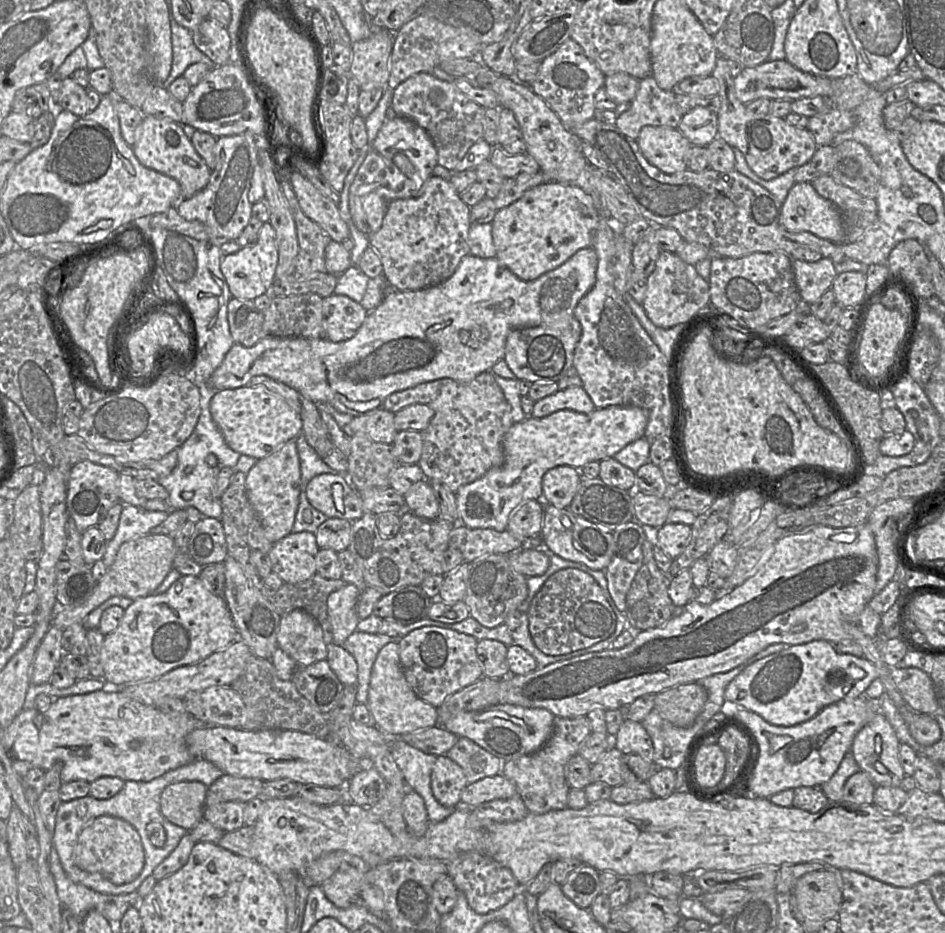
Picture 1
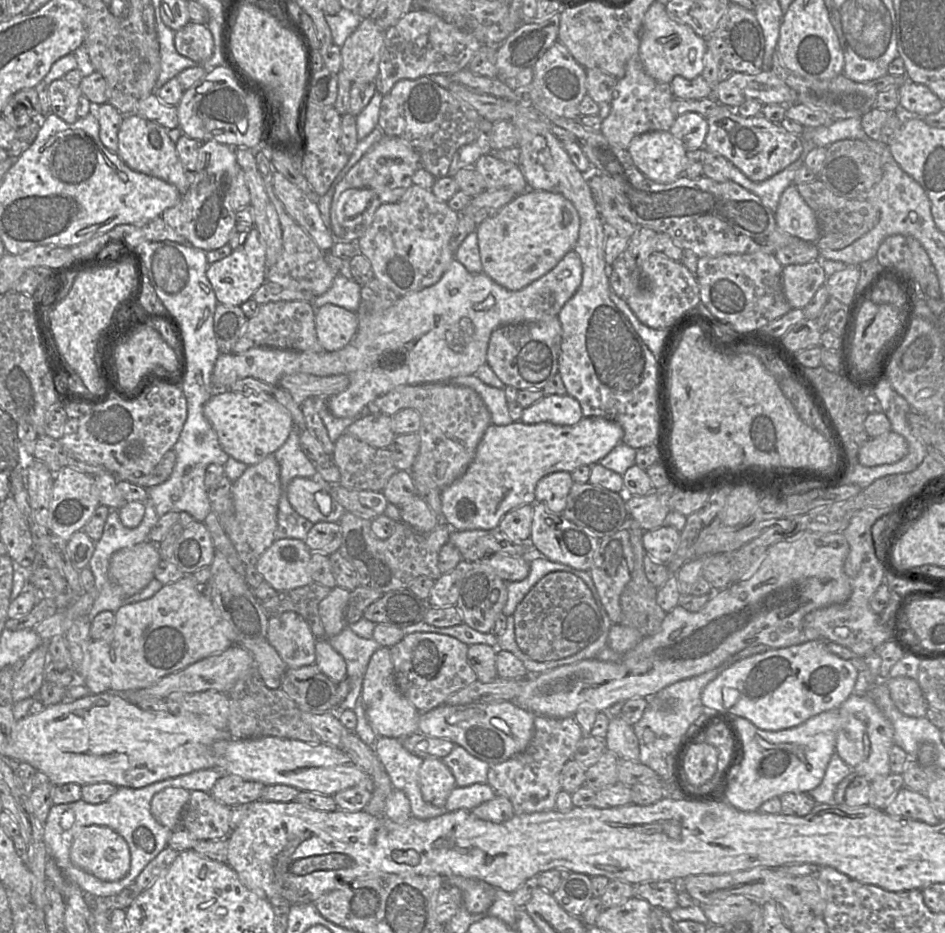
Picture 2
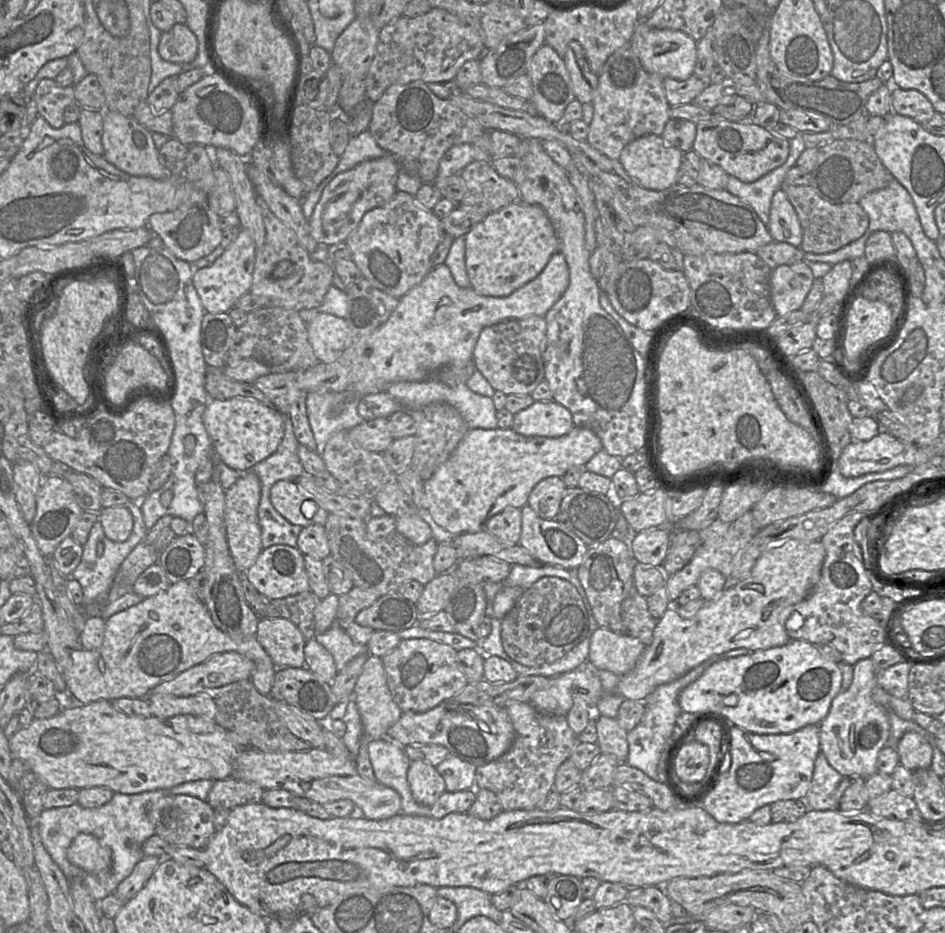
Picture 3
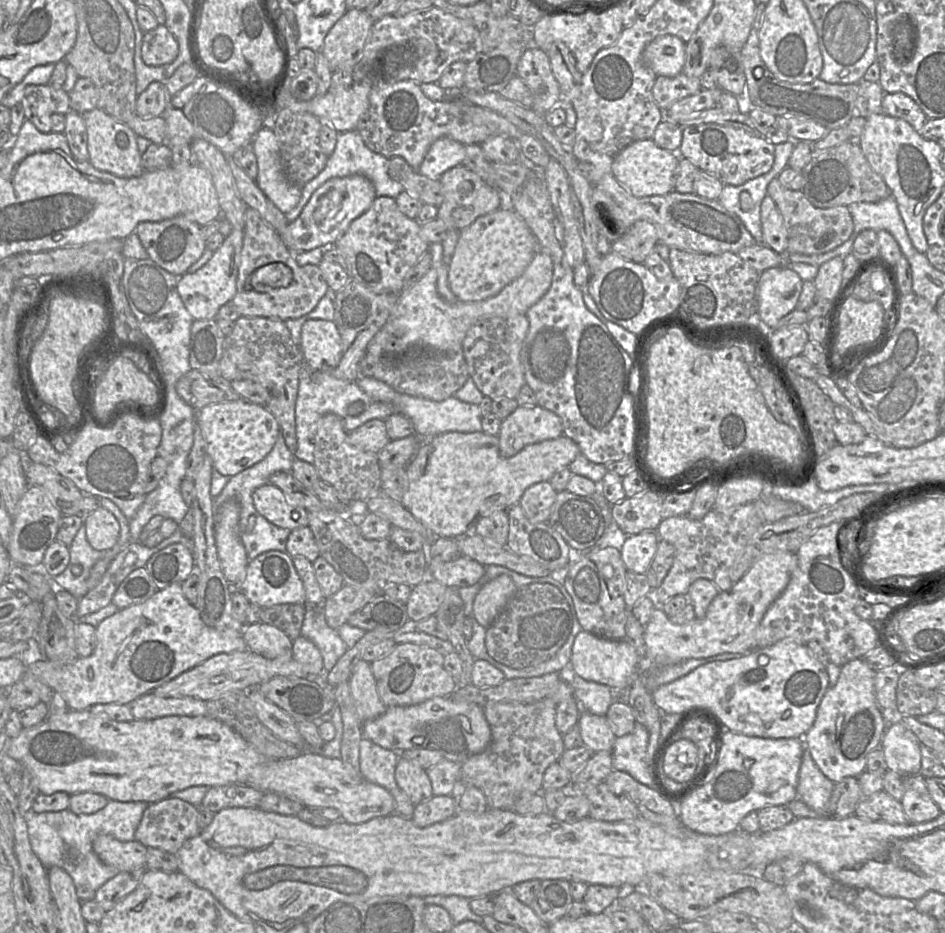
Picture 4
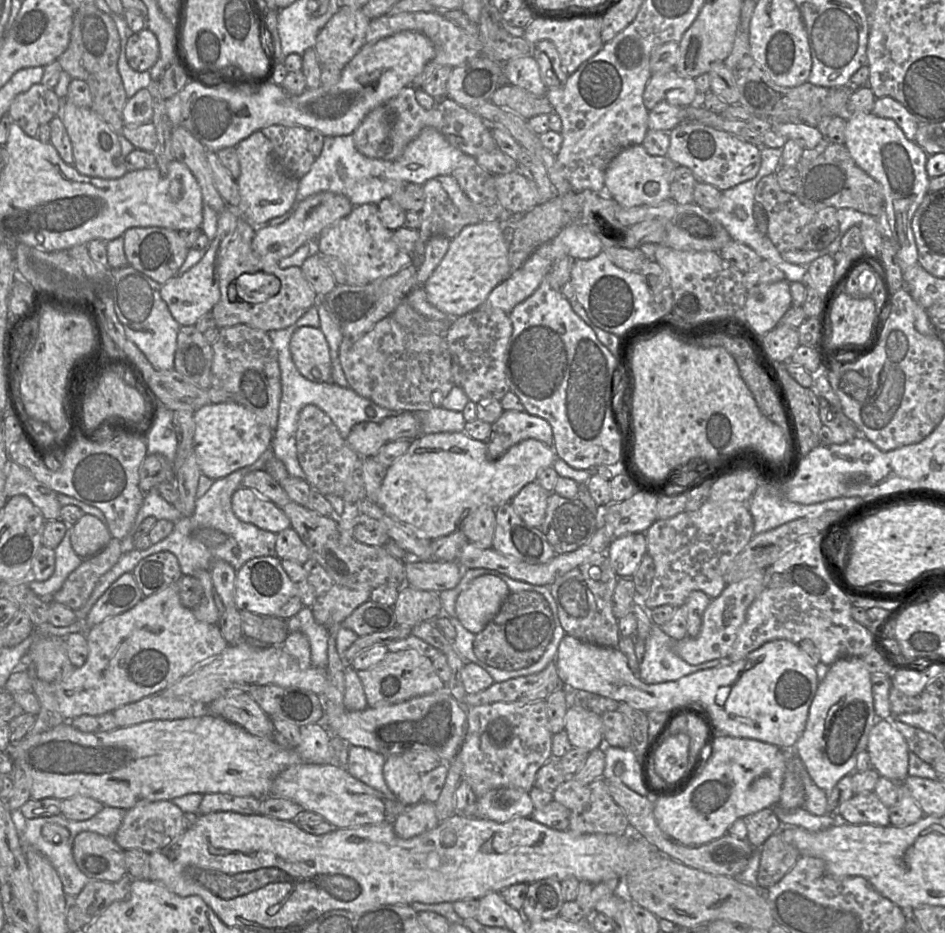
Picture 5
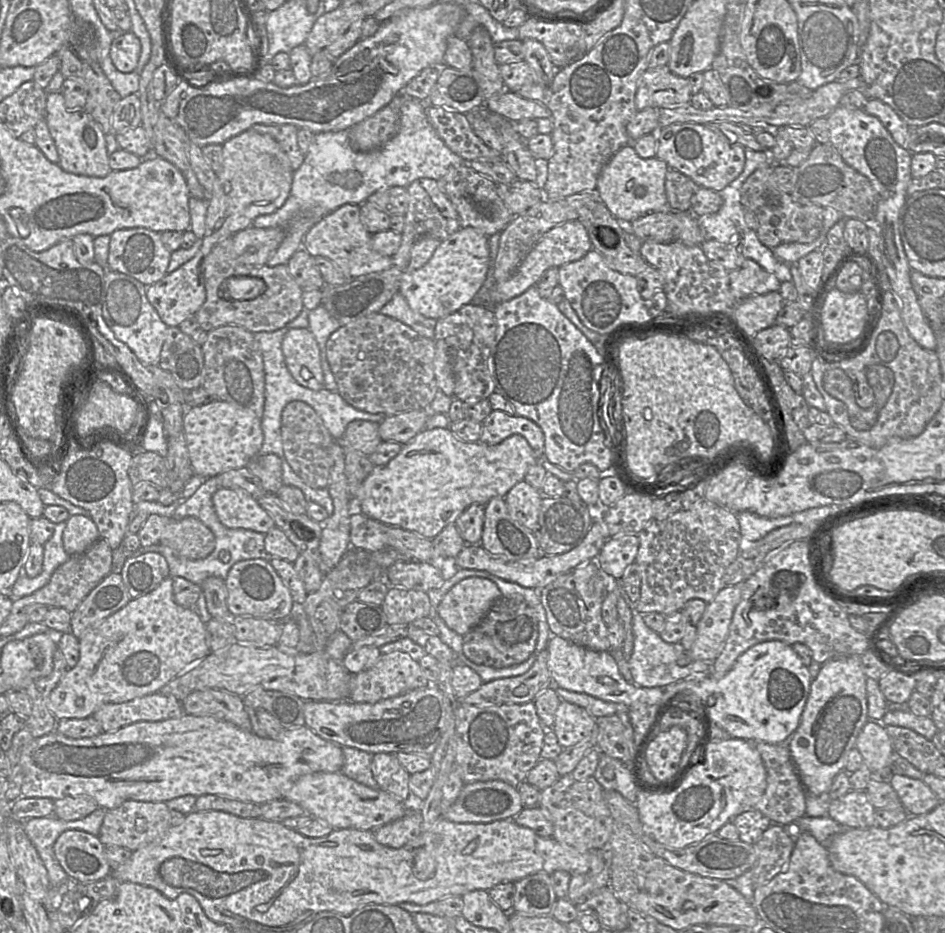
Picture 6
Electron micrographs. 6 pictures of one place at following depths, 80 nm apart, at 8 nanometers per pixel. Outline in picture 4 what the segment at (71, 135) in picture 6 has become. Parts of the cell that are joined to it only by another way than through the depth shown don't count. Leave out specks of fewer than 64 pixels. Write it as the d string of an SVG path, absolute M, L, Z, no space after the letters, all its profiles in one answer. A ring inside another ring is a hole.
M98 108L80 115L86 126L88 162L93 167L123 178L137 177L145 171L141 164L141 156L148 148L149 140L138 137L126 123Z

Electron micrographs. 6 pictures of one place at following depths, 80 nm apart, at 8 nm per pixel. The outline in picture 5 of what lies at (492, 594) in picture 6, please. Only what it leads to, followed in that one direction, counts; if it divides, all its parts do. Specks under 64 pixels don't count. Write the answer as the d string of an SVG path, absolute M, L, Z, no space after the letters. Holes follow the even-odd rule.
M496 576L475 578L455 603L455 618L473 634L481 632L510 595L507 584Z

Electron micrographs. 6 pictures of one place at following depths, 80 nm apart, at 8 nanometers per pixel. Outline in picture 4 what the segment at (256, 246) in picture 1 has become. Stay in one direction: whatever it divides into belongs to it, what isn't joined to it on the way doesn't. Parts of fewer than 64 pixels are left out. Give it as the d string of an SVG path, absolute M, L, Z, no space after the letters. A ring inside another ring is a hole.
M236 230L222 245L213 252L209 261L192 273L185 273L178 277L176 290L184 303L185 308L194 320L213 319L222 306L229 303L236 294L236 280L243 246L243 231Z

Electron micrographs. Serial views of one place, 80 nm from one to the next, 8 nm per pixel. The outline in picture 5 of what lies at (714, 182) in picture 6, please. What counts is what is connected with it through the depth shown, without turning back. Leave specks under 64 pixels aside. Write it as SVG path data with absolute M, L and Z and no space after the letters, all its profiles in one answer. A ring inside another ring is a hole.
M683 122L669 131L669 135L666 156L677 166L689 168L698 182L713 185L721 191L755 178L760 170L761 147L728 132L699 123Z

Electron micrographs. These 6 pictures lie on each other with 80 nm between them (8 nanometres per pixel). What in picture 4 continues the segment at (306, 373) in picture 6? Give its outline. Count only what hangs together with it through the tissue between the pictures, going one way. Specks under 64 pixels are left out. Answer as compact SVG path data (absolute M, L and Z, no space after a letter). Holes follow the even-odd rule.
M310 319L300 333L300 350L305 363L312 371L329 372L339 363L343 342L334 321Z

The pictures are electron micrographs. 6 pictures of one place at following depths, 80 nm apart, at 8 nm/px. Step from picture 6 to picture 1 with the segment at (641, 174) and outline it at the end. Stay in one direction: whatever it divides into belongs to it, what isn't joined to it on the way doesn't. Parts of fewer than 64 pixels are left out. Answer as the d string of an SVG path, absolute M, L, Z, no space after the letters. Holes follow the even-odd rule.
M646 126L641 130L637 142L647 161L663 173L672 175L687 169L688 151L692 145L678 128Z

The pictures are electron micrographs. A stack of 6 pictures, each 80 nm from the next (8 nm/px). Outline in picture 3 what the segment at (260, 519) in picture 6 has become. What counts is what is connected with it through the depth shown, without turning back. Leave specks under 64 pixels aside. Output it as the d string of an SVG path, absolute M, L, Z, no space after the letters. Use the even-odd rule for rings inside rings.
M281 480L272 485L269 491L273 507L290 523L306 527L324 524L328 511L309 497L309 492L298 486L294 480Z

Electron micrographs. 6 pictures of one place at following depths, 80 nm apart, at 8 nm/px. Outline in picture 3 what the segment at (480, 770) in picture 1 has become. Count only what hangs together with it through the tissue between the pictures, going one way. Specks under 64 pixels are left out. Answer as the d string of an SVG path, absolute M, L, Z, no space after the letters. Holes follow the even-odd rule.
M449 755L435 766L445 781L447 792L457 792L475 787L475 771L477 766L460 758Z

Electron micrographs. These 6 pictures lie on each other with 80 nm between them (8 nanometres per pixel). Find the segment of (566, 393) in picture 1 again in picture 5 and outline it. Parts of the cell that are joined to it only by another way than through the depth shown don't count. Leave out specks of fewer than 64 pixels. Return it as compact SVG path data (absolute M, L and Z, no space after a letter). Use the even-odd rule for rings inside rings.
M505 411L493 422L487 444L488 456L499 459L510 447L526 440L535 439L552 445L553 431L548 421L526 411Z

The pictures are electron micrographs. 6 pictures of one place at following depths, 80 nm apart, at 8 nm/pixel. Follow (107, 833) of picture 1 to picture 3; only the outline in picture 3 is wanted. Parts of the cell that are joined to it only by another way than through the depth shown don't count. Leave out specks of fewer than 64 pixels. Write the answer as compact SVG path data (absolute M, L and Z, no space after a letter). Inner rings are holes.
M81 833L76 836L67 850L67 858L74 866L92 874L104 874L108 872L112 866L111 849L102 845L92 834Z

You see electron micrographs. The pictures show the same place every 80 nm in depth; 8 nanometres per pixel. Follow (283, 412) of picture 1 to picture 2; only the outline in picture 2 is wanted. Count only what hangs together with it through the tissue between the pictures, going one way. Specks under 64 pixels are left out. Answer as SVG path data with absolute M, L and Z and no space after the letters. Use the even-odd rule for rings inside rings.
M215 390L204 406L204 416L217 433L221 448L233 459L248 466L273 455L296 426L291 412L276 400L250 393Z

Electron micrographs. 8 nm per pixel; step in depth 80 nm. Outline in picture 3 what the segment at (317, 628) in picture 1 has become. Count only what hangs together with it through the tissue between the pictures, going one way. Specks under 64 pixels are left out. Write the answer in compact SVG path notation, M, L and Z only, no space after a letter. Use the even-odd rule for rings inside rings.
M284 618L260 619L255 638L277 669L305 667L306 639L291 621Z

